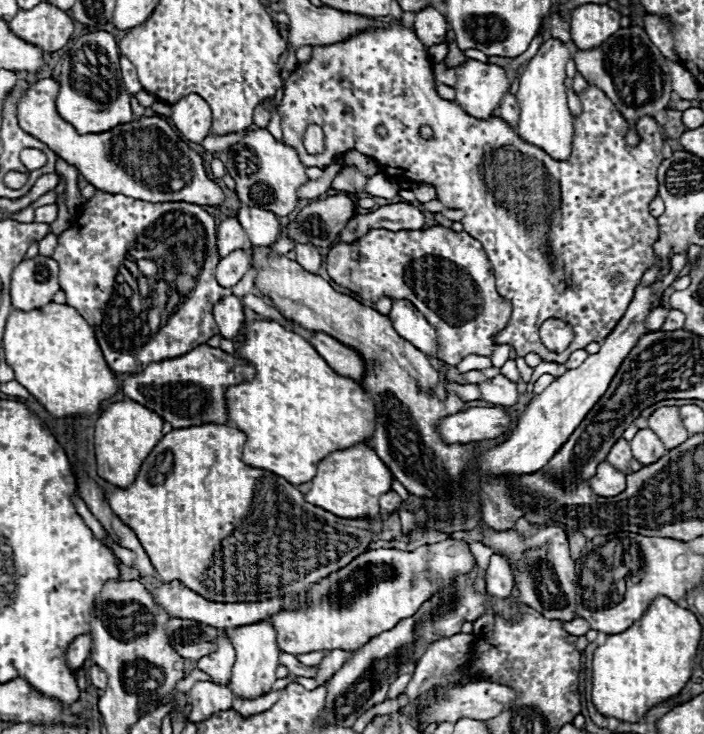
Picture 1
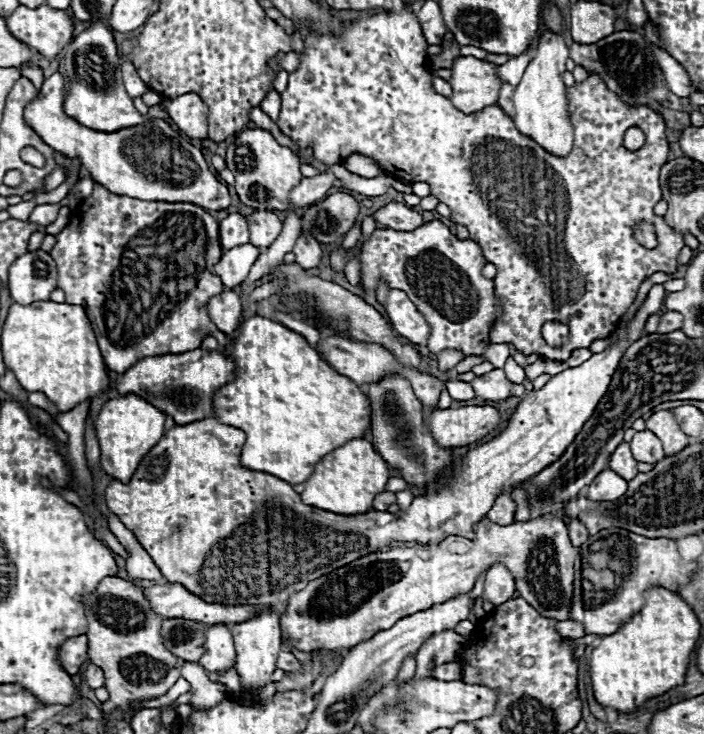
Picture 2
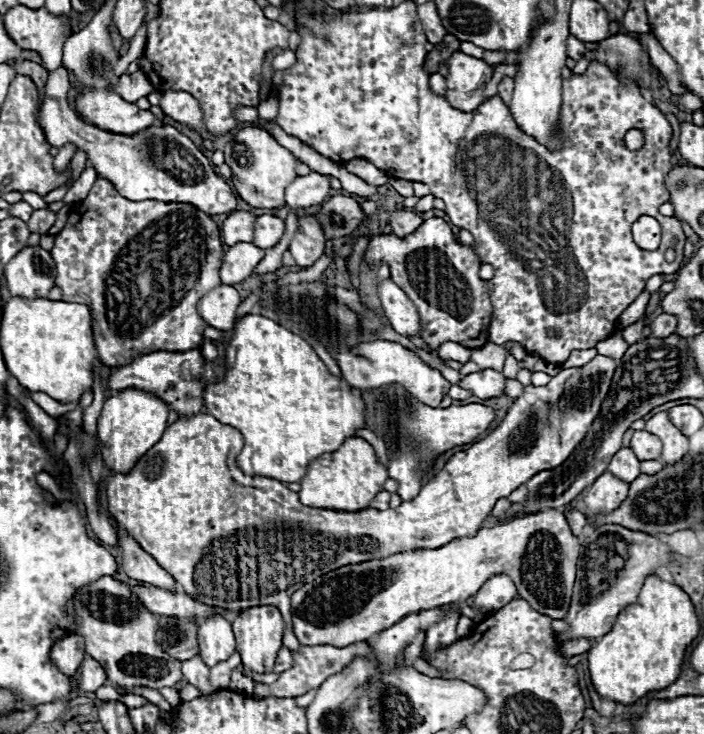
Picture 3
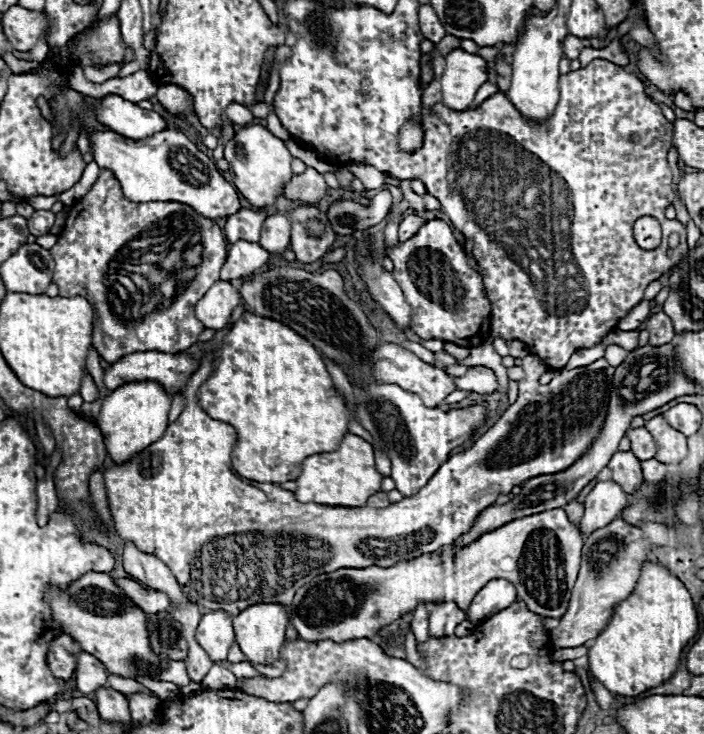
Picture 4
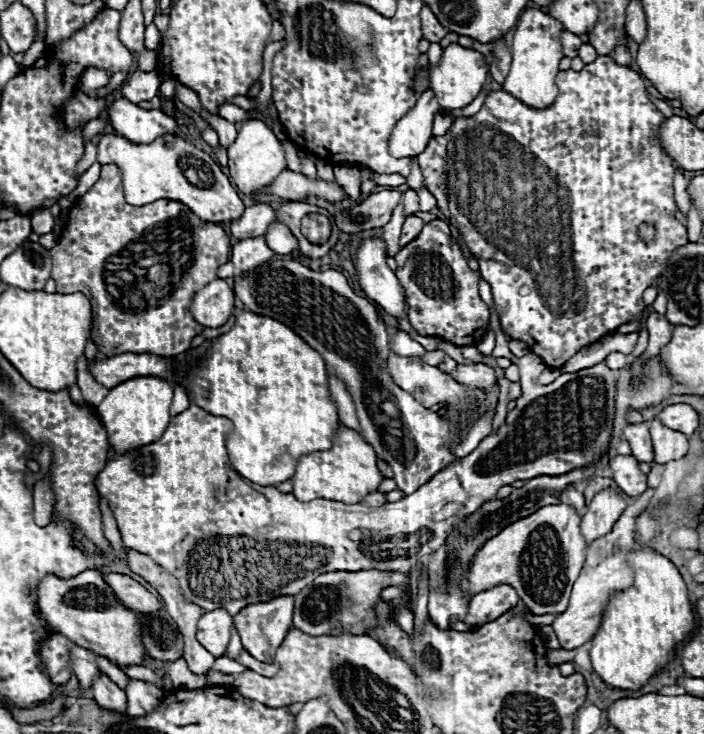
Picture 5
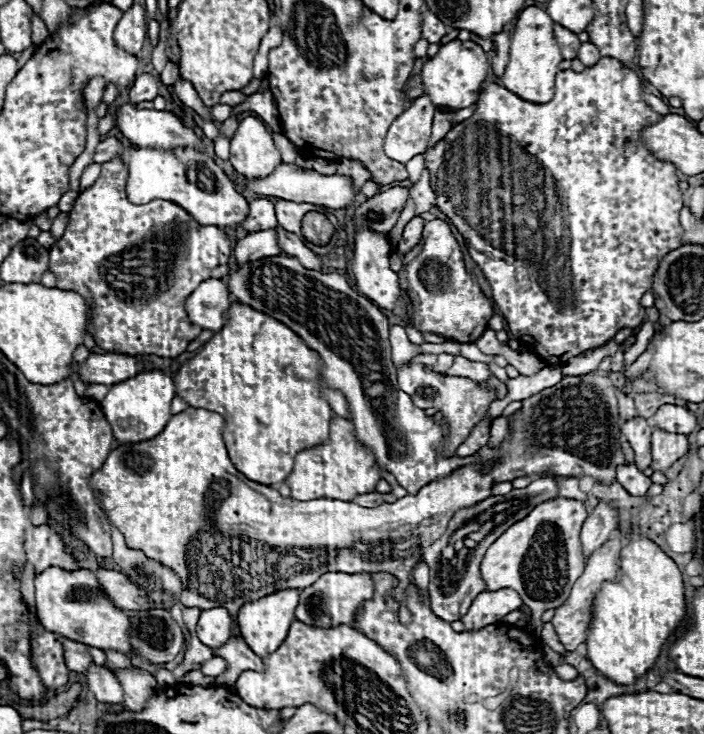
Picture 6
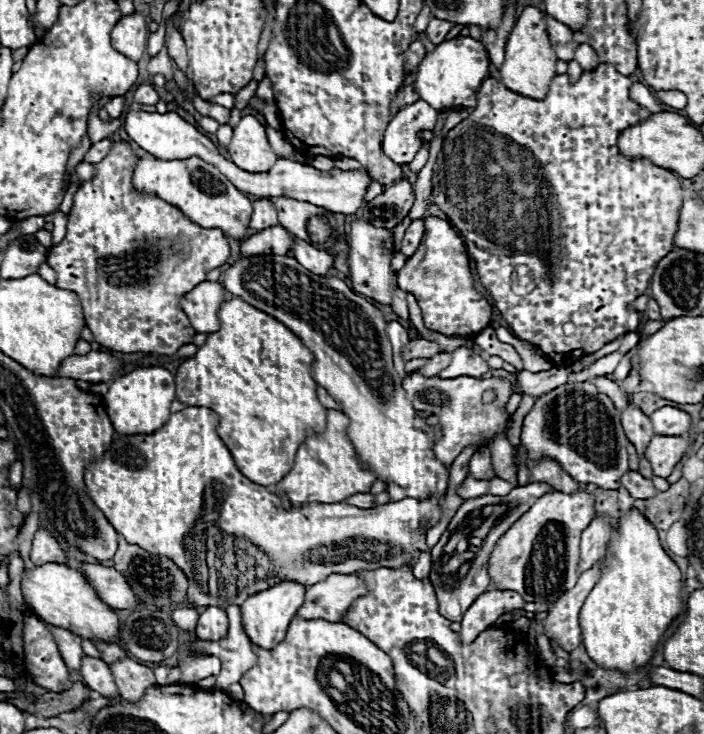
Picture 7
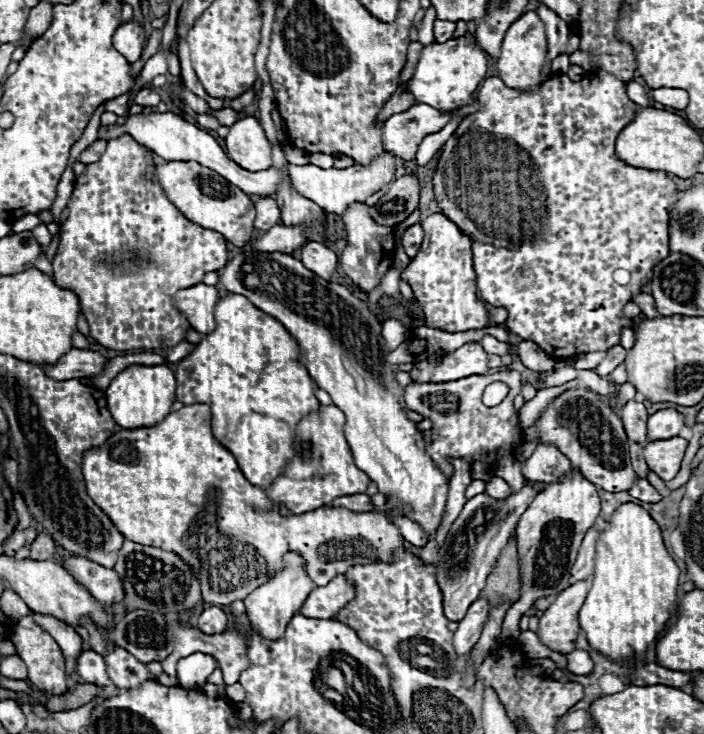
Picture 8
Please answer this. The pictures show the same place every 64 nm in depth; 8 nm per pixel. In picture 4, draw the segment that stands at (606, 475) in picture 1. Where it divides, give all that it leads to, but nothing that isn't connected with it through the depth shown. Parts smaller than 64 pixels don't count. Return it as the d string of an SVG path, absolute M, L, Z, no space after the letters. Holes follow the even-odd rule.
M600 482L584 500L584 516L580 520L580 530L592 534L600 528L606 528L618 514L626 508L628 494L616 482Z

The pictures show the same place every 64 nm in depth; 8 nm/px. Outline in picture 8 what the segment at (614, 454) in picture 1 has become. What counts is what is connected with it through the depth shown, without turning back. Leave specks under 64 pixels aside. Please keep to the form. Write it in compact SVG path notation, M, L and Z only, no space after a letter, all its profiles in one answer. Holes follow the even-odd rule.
M638 478L636 484L630 488L630 496L638 498L642 502L650 502L650 504L662 500L662 496L656 492L656 488L648 480L642 480L642 478Z

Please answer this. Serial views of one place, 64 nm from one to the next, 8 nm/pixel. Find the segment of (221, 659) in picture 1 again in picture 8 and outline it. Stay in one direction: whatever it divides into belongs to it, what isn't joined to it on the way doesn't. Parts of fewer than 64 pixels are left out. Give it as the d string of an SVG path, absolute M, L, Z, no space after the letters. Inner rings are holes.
M218 606L204 608L204 612L198 616L198 624L196 626L204 634L222 634L228 628L228 614Z

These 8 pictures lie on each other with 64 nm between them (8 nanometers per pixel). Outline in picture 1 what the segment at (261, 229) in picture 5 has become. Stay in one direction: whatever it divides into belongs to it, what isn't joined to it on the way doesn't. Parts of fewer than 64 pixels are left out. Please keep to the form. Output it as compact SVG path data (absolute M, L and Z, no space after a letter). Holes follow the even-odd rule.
M236 216L226 218L224 222L218 224L216 238L218 238L218 252L220 252L220 256L230 254L232 250L244 248L244 244L248 242L246 232L244 232L244 228L240 226L240 222L238 222Z

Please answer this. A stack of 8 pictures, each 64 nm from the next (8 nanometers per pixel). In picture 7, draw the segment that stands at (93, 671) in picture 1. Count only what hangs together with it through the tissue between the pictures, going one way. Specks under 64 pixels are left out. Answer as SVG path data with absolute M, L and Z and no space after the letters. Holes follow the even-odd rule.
M46 624L46 626L52 632L52 636L56 638L56 644L60 648L60 652L62 652L62 658L64 658L68 670L78 670L80 668L80 660L84 658L84 652L80 654L80 636L72 634L70 630L52 626L52 624Z

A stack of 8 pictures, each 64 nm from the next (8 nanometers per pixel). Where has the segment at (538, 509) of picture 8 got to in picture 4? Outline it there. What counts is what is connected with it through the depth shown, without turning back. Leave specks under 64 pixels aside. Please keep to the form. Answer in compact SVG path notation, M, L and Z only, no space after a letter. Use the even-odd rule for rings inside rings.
M562 508L544 510L540 514L532 514L528 518L518 518L508 524L504 524L500 530L488 532L480 536L470 546L450 552L444 548L436 554L422 554L410 562L396 564L392 568L380 568L380 566L368 566L368 568L342 568L336 572L320 574L316 576L308 586L302 586L292 602L292 624L298 630L300 638L308 642L316 640L334 640L344 642L352 638L372 638L376 636L384 626L392 624L394 620L402 618L404 614L412 612L418 602L442 602L452 600L468 614L468 607L472 598L490 582L496 578L508 580L516 586L518 598L528 604L528 608L540 616L548 618L560 618L564 610L568 608L570 592L574 586L574 580L580 570L582 560L582 534L578 526L566 516Z

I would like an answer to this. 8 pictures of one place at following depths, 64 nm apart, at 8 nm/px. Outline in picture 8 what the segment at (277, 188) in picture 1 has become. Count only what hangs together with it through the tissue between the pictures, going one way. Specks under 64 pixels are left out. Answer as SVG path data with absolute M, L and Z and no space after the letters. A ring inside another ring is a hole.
M252 116L238 120L228 136L224 138L226 154L238 166L250 172L260 172L270 168L270 142L260 126L260 122Z

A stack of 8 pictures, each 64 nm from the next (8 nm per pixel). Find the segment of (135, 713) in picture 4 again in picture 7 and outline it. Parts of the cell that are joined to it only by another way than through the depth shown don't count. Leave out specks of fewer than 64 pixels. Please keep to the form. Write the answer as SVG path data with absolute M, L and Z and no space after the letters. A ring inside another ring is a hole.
M124 656L122 660L116 660L110 666L110 670L112 670L116 686L120 690L120 696L128 702L136 702L148 686L156 684L152 670L148 666L138 664L136 660L132 660L128 656Z

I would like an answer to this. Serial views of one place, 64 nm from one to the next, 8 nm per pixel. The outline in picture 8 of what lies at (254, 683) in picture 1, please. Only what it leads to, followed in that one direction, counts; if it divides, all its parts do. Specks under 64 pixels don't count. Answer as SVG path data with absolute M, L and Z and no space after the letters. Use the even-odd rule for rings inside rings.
M296 552L284 554L280 570L274 576L270 576L268 582L258 586L254 592L250 592L244 598L246 614L250 618L250 624L252 624L252 628L256 628L256 632L260 636L280 638L284 634L288 622L292 620L292 616L300 612L300 606L304 604L304 598L308 598L308 594L316 588L314 580L308 576L304 566L306 566L306 560L300 554L296 554Z

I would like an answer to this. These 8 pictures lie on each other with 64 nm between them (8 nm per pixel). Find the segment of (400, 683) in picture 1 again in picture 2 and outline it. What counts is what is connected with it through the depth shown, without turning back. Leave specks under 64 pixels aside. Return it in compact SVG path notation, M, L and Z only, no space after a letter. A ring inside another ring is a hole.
M409 655L408 658L404 660L396 680L398 680L398 683L405 682L408 678L412 678L415 675L415 671L416 671L415 656Z

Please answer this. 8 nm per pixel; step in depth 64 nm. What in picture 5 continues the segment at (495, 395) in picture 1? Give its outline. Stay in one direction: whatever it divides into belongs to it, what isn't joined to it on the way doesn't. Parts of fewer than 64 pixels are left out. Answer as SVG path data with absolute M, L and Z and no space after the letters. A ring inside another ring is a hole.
M458 364L458 368L450 372L450 376L456 378L458 382L464 382L466 386L482 390L488 390L496 384L494 370L486 364Z

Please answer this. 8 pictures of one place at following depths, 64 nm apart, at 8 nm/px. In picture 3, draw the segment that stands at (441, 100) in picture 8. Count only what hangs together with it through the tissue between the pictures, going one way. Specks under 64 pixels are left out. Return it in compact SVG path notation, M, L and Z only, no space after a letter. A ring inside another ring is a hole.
M454 52L448 58L448 76L446 76L446 100L450 106L472 112L476 110L484 98L480 94L480 86L492 78L492 66L480 58L468 56L464 52Z

